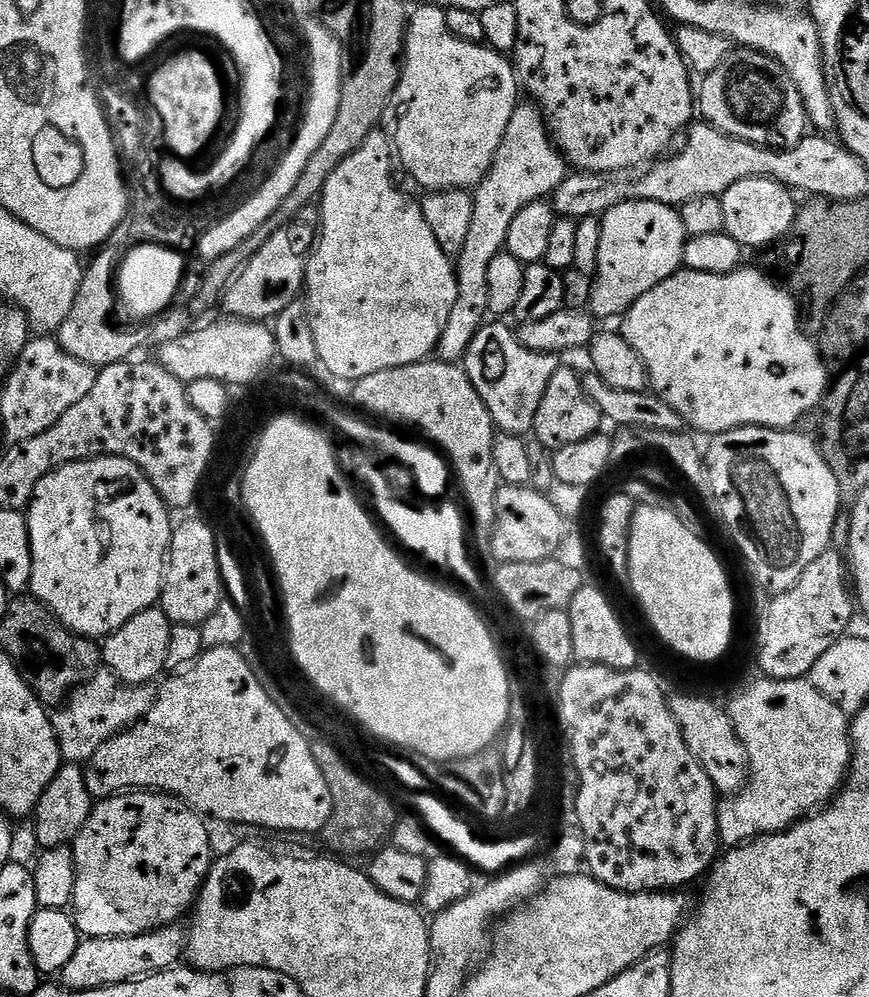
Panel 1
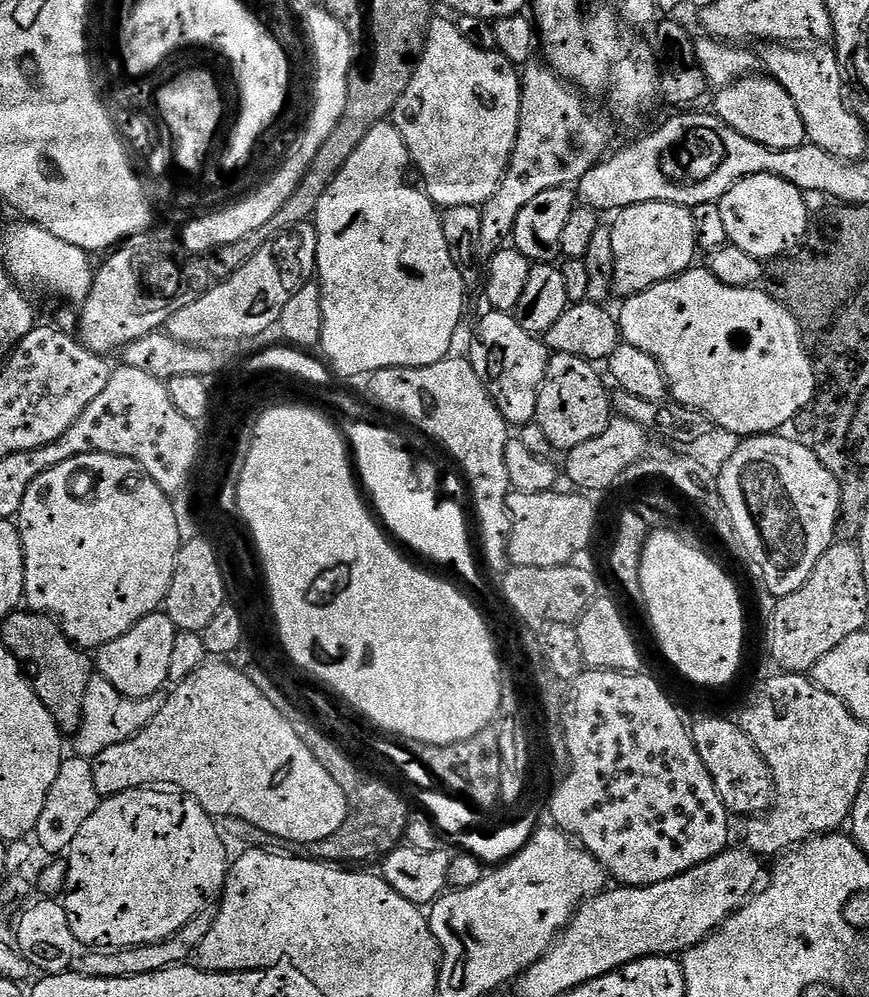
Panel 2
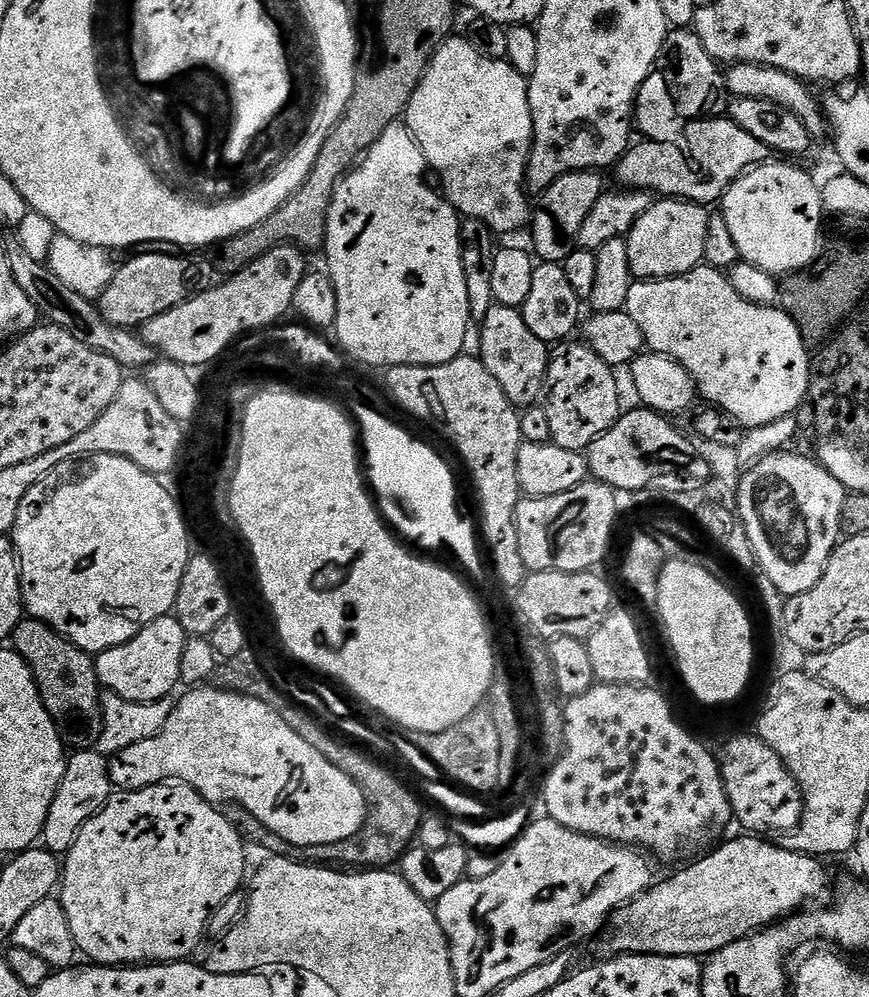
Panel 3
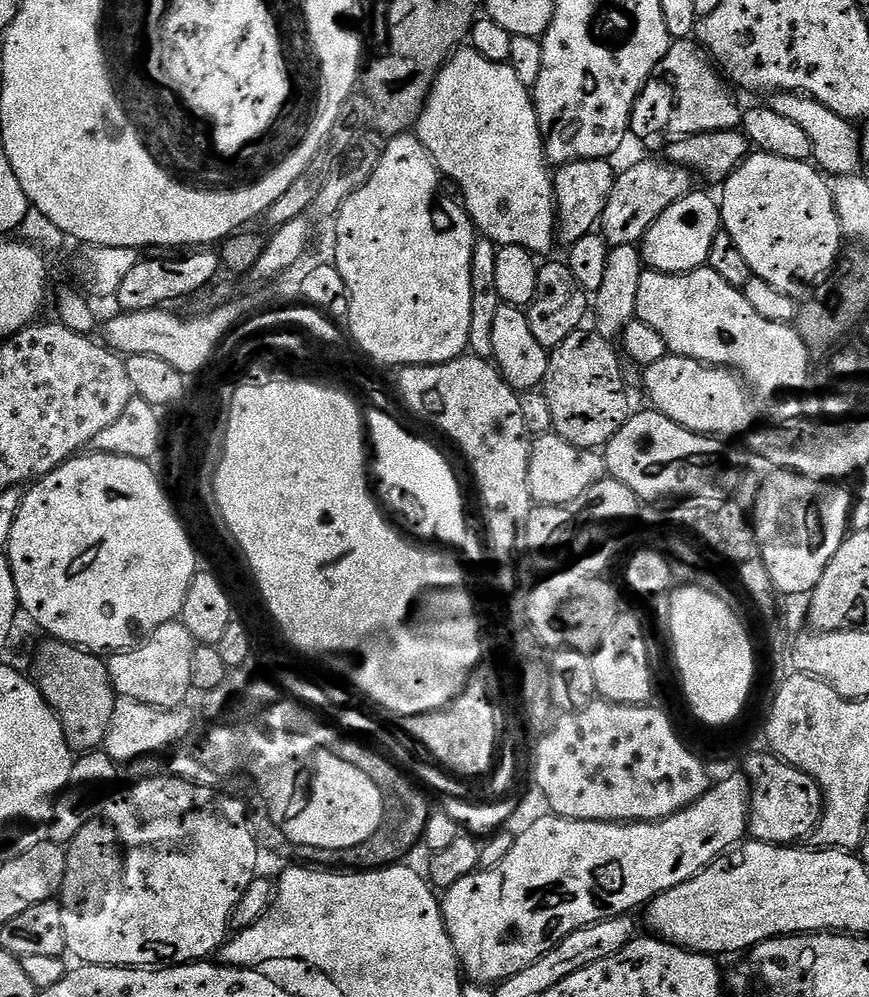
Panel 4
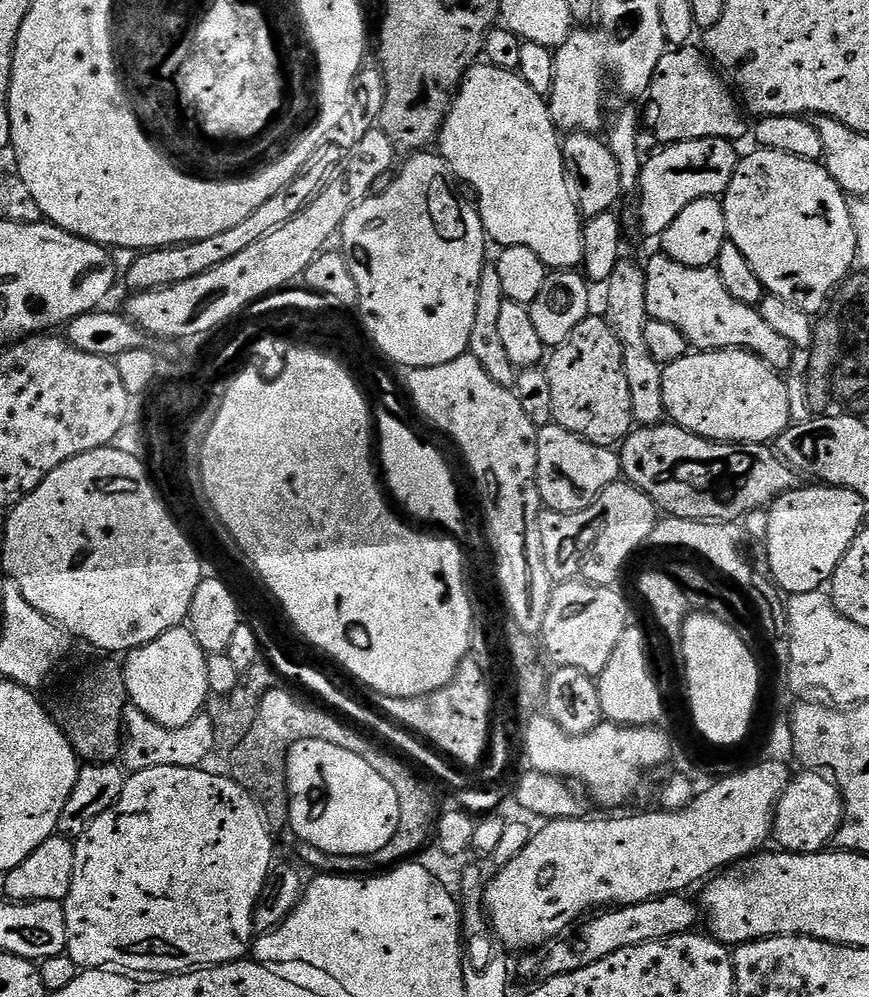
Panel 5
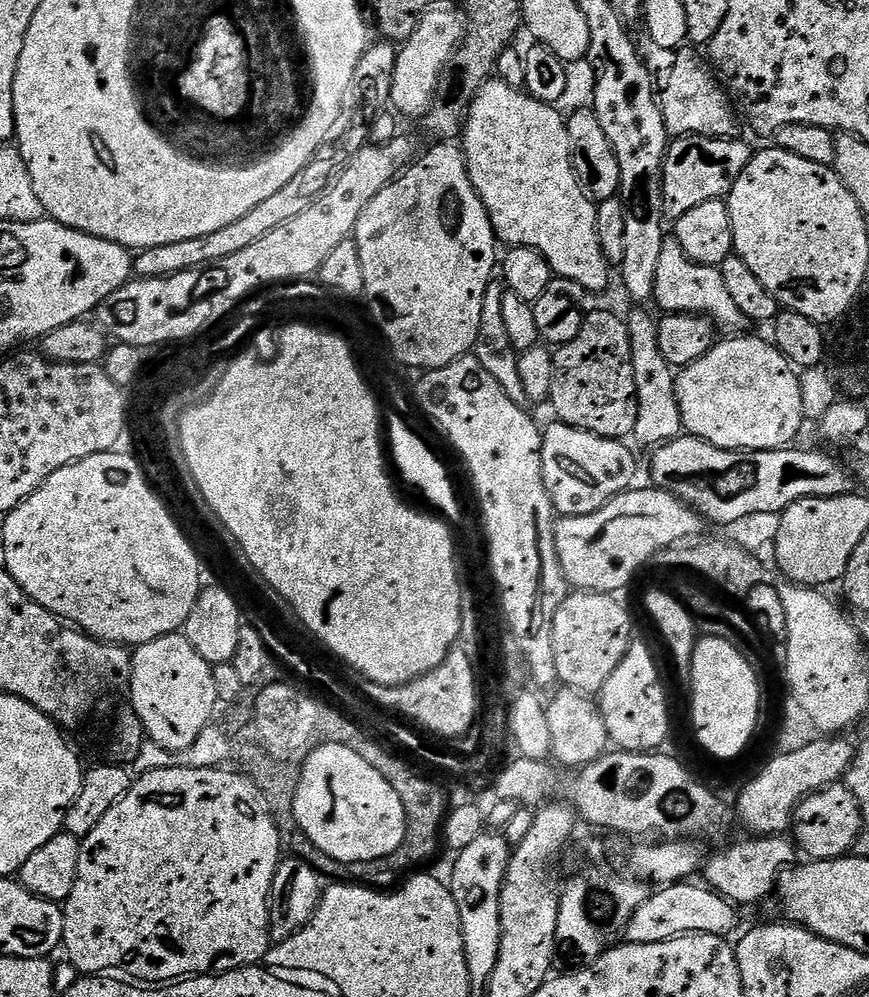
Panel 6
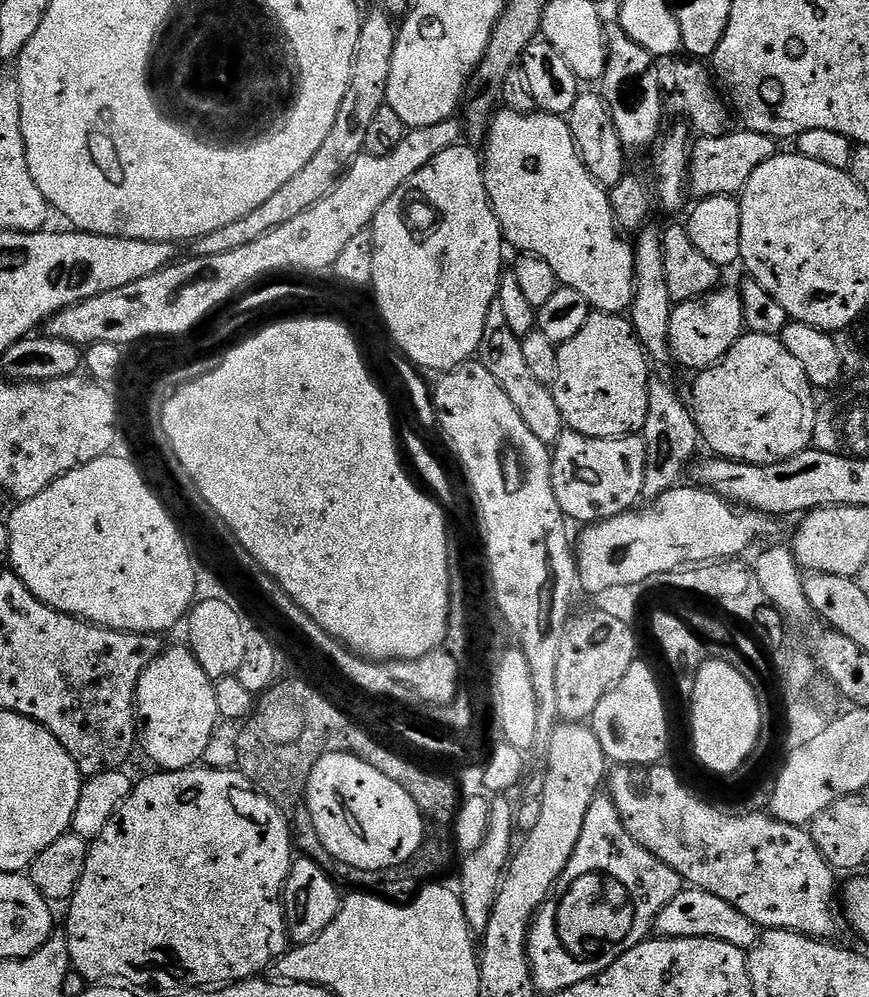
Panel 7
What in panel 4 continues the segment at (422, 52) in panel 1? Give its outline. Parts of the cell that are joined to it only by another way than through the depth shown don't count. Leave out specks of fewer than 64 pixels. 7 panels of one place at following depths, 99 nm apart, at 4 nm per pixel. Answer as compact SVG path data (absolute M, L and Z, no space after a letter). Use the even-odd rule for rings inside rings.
M471 46L453 52L432 84L414 134L426 146L441 173L460 187L464 210L481 237L493 240L497 246L517 244L533 254L548 252L552 243L557 243L554 176L544 155L544 135L540 132L536 103L530 89L522 86L508 63L490 62L490 58L482 58Z

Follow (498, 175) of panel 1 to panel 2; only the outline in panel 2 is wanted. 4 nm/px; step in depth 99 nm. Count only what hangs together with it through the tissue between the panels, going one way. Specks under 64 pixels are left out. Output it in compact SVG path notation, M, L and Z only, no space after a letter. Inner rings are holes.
M533 58L523 65L518 138L499 192L480 208L481 253L500 251L512 235L512 227L519 212L534 198L538 198L538 194L555 188L579 185L586 170L590 170L609 155L608 139L612 132L606 121L592 116L583 95L585 93L579 87L562 79L543 59Z

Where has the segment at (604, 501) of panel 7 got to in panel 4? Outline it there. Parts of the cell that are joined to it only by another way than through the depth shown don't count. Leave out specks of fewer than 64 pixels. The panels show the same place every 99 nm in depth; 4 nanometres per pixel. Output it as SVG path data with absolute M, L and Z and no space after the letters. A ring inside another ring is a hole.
M553 431L535 437L532 441L528 477L533 505L562 506L566 502L574 502L574 498L582 498L582 494L586 494L590 486L605 479L605 476L604 458L597 449L574 446Z

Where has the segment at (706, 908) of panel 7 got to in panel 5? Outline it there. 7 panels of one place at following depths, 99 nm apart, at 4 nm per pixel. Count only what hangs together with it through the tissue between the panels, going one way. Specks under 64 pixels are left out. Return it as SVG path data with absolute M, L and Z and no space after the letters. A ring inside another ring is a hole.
M669 894L658 900L647 900L637 904L625 904L605 911L597 920L589 919L580 936L573 940L560 938L547 949L548 953L542 960L542 972L545 977L561 976L573 972L586 964L593 964L618 950L626 950L630 946L651 944L654 940L669 940L672 936L682 936L693 931L698 920L698 908L695 903L687 900L684 894Z

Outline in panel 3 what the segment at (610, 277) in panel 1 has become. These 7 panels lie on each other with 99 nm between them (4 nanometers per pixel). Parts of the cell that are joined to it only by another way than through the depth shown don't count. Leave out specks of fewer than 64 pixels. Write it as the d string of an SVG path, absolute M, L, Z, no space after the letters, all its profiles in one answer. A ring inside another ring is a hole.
M675 198L657 199L642 214L634 226L628 231L628 254L630 270L636 280L669 280L672 276L681 276L701 267L706 246L706 226L708 225L709 209L703 204L693 204L687 200Z

